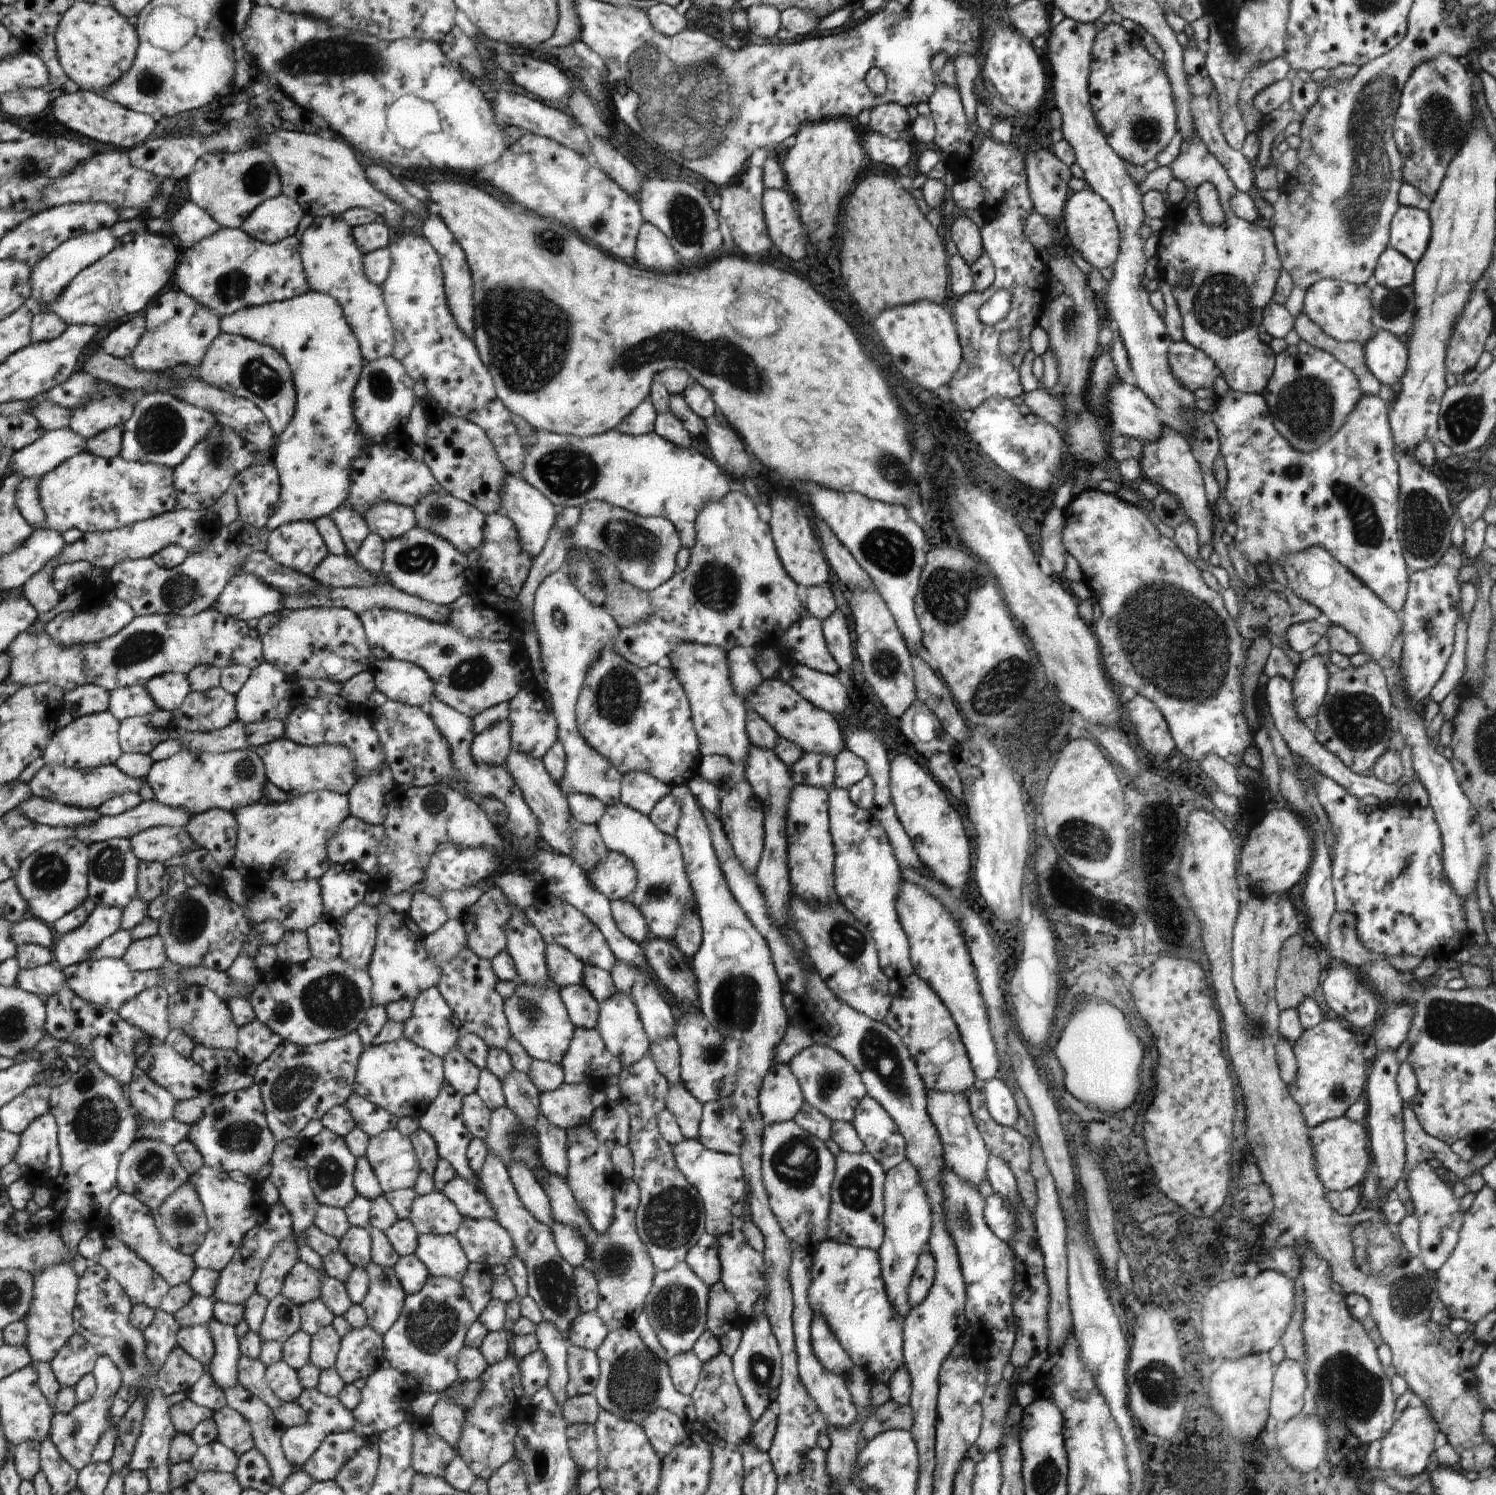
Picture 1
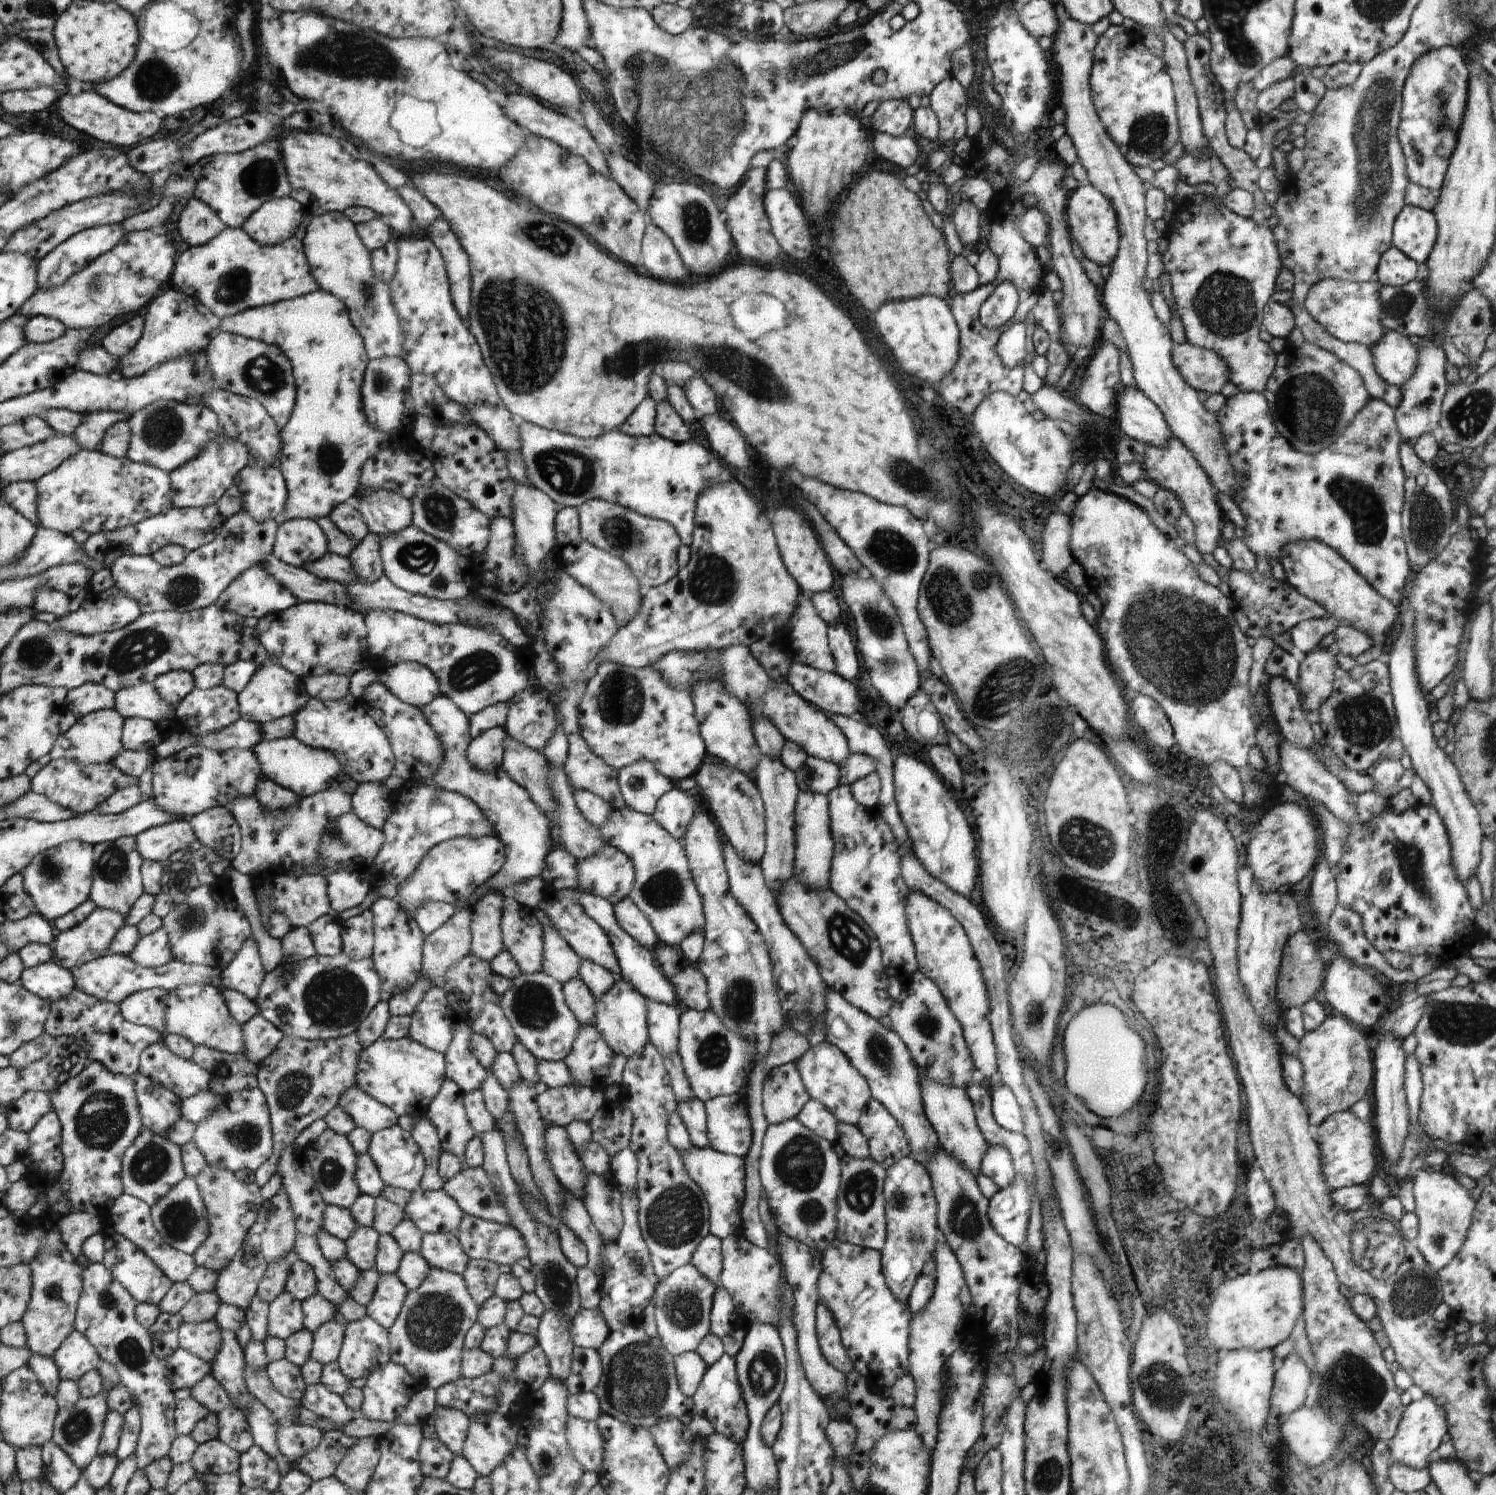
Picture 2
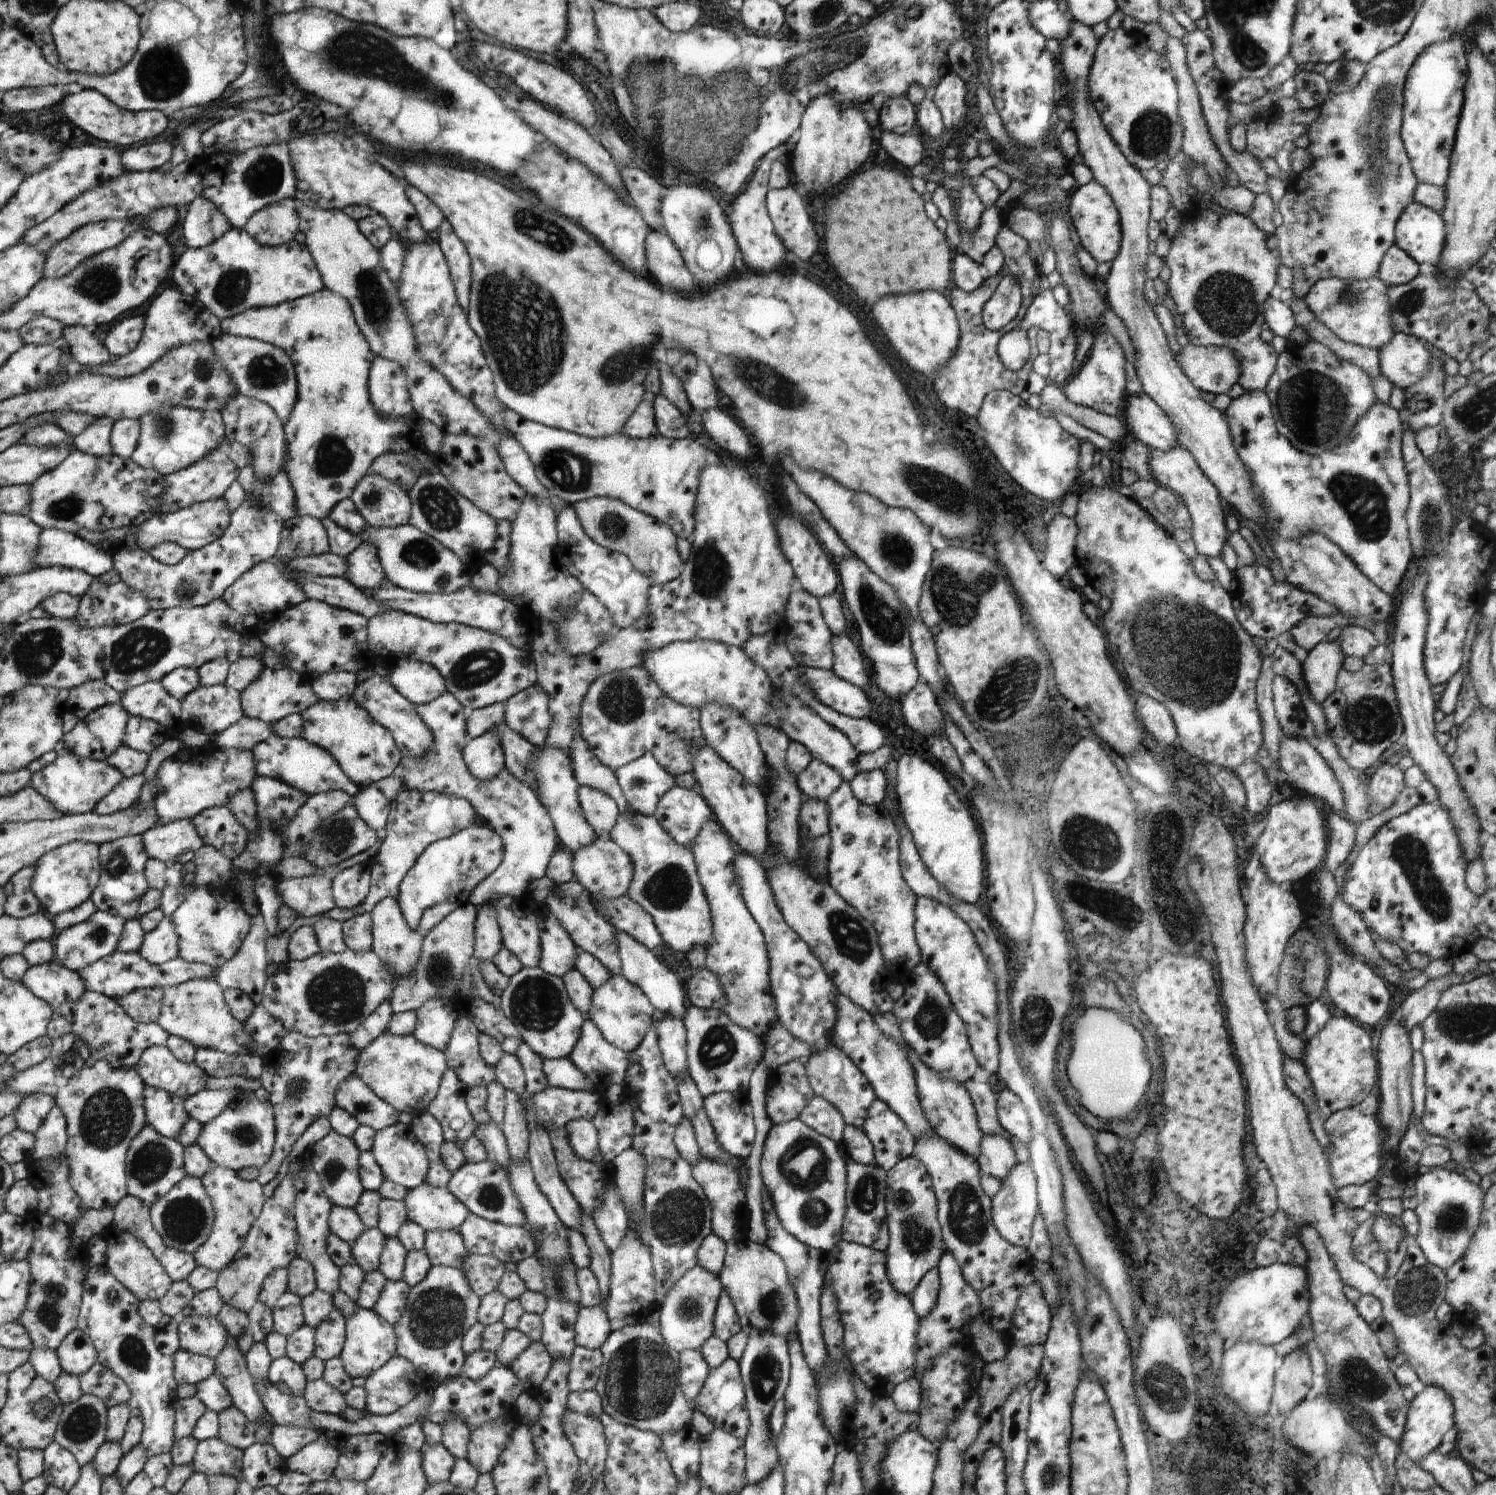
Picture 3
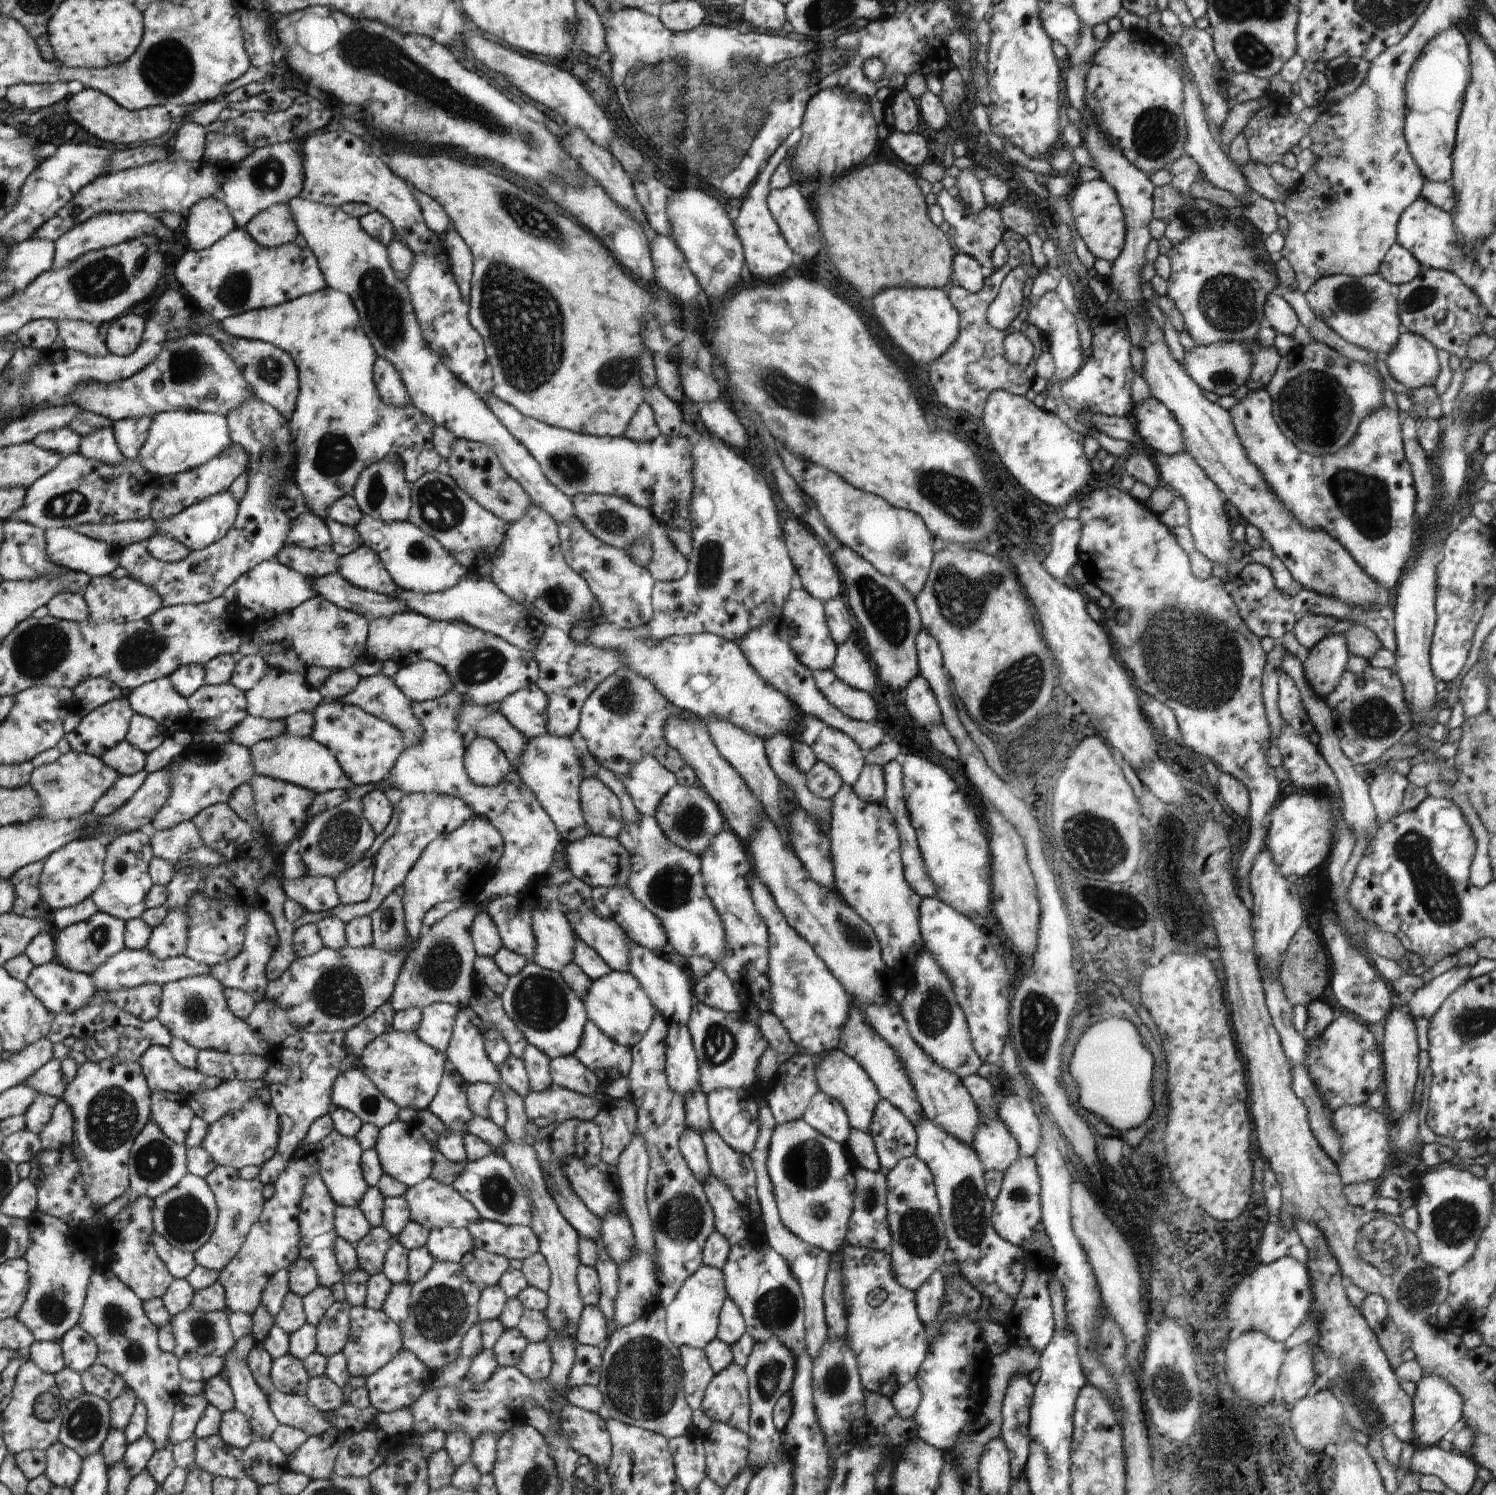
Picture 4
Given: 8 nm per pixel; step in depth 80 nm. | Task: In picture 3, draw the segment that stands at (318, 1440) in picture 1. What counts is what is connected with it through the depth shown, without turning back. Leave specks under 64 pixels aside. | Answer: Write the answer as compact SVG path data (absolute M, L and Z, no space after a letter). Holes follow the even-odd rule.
M323 1378L309 1381L305 1386L304 1400L310 1410L319 1413L340 1415L347 1407L345 1396ZM275 1426L271 1434L271 1445L287 1460L308 1443L318 1440L321 1434L322 1430L316 1428Z

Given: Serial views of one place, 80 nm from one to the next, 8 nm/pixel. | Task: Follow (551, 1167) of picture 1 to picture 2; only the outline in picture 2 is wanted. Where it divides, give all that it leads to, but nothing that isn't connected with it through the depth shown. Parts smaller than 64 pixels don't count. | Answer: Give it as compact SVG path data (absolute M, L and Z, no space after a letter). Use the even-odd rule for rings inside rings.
M546 1124L545 1153L561 1186L581 1200L584 1171L566 1127Z

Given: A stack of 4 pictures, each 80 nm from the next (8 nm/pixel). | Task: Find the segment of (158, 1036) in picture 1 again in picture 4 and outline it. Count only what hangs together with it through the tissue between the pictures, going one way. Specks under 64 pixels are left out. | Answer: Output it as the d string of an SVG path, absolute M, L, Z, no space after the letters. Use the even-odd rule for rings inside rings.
M143 984L131 989L120 989L107 993L106 1000L118 1008L143 1021L156 1019L160 1014L163 987L157 984Z

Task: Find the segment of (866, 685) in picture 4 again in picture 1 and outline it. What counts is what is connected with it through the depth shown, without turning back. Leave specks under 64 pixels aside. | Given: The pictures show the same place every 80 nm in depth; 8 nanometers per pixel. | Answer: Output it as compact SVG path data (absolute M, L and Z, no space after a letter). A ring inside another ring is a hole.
M837 609L821 623L828 652L838 663L841 676L844 678L846 674L850 674L845 673L845 670L850 670L852 660L854 660L854 656L852 656L852 638L850 638L848 626L846 626L844 614L840 609Z

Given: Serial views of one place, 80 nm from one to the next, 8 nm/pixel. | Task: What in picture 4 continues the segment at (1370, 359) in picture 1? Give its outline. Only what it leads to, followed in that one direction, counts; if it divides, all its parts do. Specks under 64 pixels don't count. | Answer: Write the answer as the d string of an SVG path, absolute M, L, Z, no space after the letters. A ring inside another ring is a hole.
M1404 331L1387 356L1390 375L1409 391L1435 385L1440 372L1438 350L1424 336Z

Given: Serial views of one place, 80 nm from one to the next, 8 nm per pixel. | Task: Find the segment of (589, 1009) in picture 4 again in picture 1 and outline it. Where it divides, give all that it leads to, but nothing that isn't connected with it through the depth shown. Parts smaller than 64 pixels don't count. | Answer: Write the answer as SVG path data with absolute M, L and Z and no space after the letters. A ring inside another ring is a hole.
M618 990L614 991L608 1000L599 1002L599 1023L596 1029L604 1041L606 1050L621 1062L622 1068L636 1064L649 1052L651 1044L638 1008L632 997Z

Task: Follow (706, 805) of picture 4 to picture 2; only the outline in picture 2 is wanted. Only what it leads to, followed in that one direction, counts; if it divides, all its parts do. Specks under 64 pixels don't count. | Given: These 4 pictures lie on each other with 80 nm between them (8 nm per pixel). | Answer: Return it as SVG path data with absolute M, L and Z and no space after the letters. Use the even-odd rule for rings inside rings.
M674 788L661 796L656 810L651 815L666 832L683 842L686 827L694 813L704 809L705 806L698 805L690 795Z

